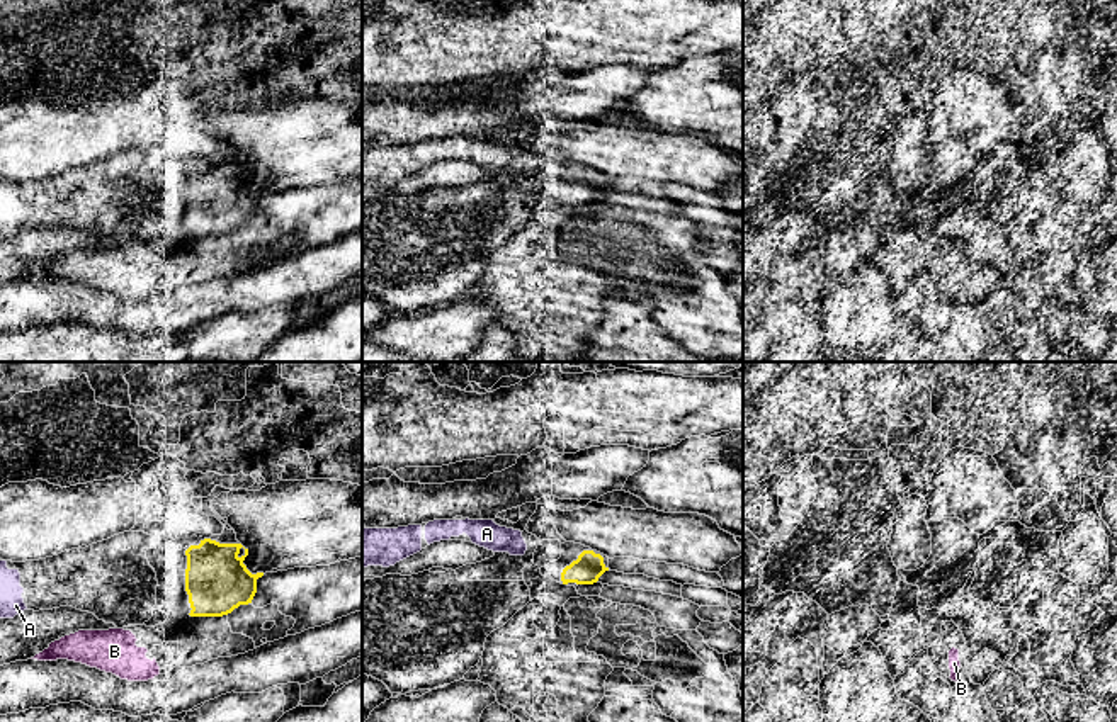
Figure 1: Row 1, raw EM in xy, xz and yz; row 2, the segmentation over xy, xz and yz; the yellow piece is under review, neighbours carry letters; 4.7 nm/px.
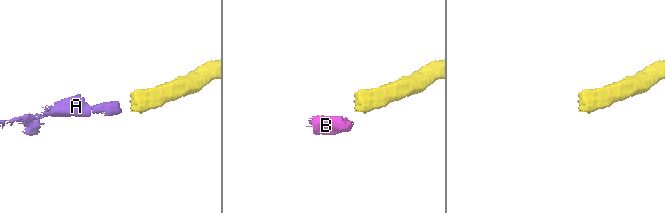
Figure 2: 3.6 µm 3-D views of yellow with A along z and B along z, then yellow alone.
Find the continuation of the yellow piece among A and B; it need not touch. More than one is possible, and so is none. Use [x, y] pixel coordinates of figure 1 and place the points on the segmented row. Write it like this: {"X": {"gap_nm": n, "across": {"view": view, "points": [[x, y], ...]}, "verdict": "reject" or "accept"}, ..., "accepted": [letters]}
{"A": {"gap_nm": 200, "across": {"view": "xz", "points": [[563, 569], [526, 549]]}, "verdict": "accept"}, "B": {"gap_nm": 260, "across": {"view": "xy", "points": [[189, 614], [147, 649]]}, "verdict": "reject"}, "accepted": ["A"]}

